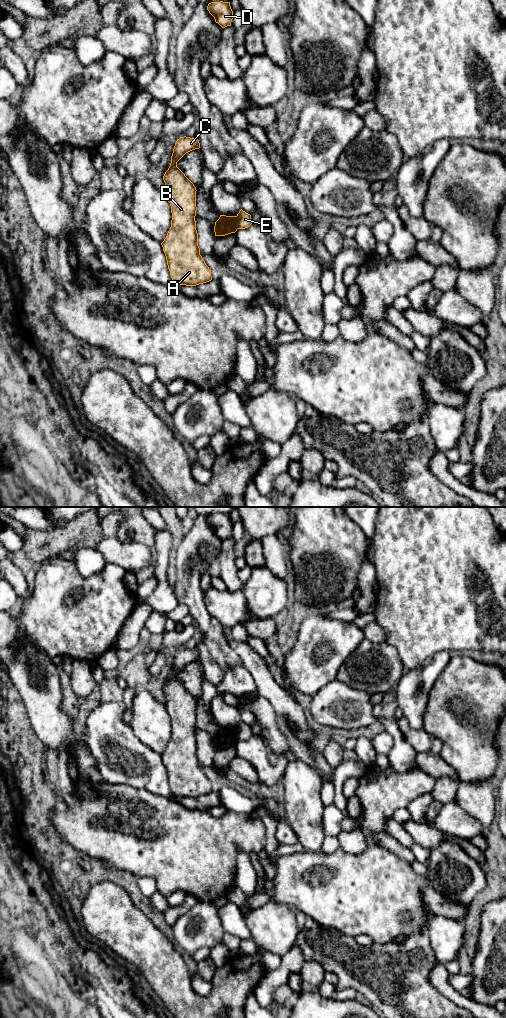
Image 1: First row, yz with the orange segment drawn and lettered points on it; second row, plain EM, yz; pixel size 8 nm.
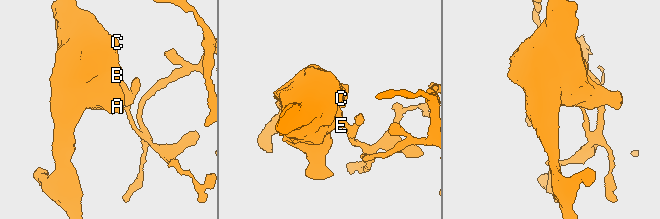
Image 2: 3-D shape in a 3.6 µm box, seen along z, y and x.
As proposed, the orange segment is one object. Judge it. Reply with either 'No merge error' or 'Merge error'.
Merge error

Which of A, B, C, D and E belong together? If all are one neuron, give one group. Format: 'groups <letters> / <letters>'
groups A B C / D E

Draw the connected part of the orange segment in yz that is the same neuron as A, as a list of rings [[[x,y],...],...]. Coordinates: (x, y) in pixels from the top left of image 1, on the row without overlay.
[[[180,649],[174,658],[171,675],[163,688],[167,712],[171,718],[171,739],[166,750],[161,755],[166,768],[168,781],[174,795],[186,798],[196,798],[212,792],[211,782],[200,767],[198,745],[196,742],[196,699],[177,679],[177,674],[188,664],[199,661],[196,650]]]

